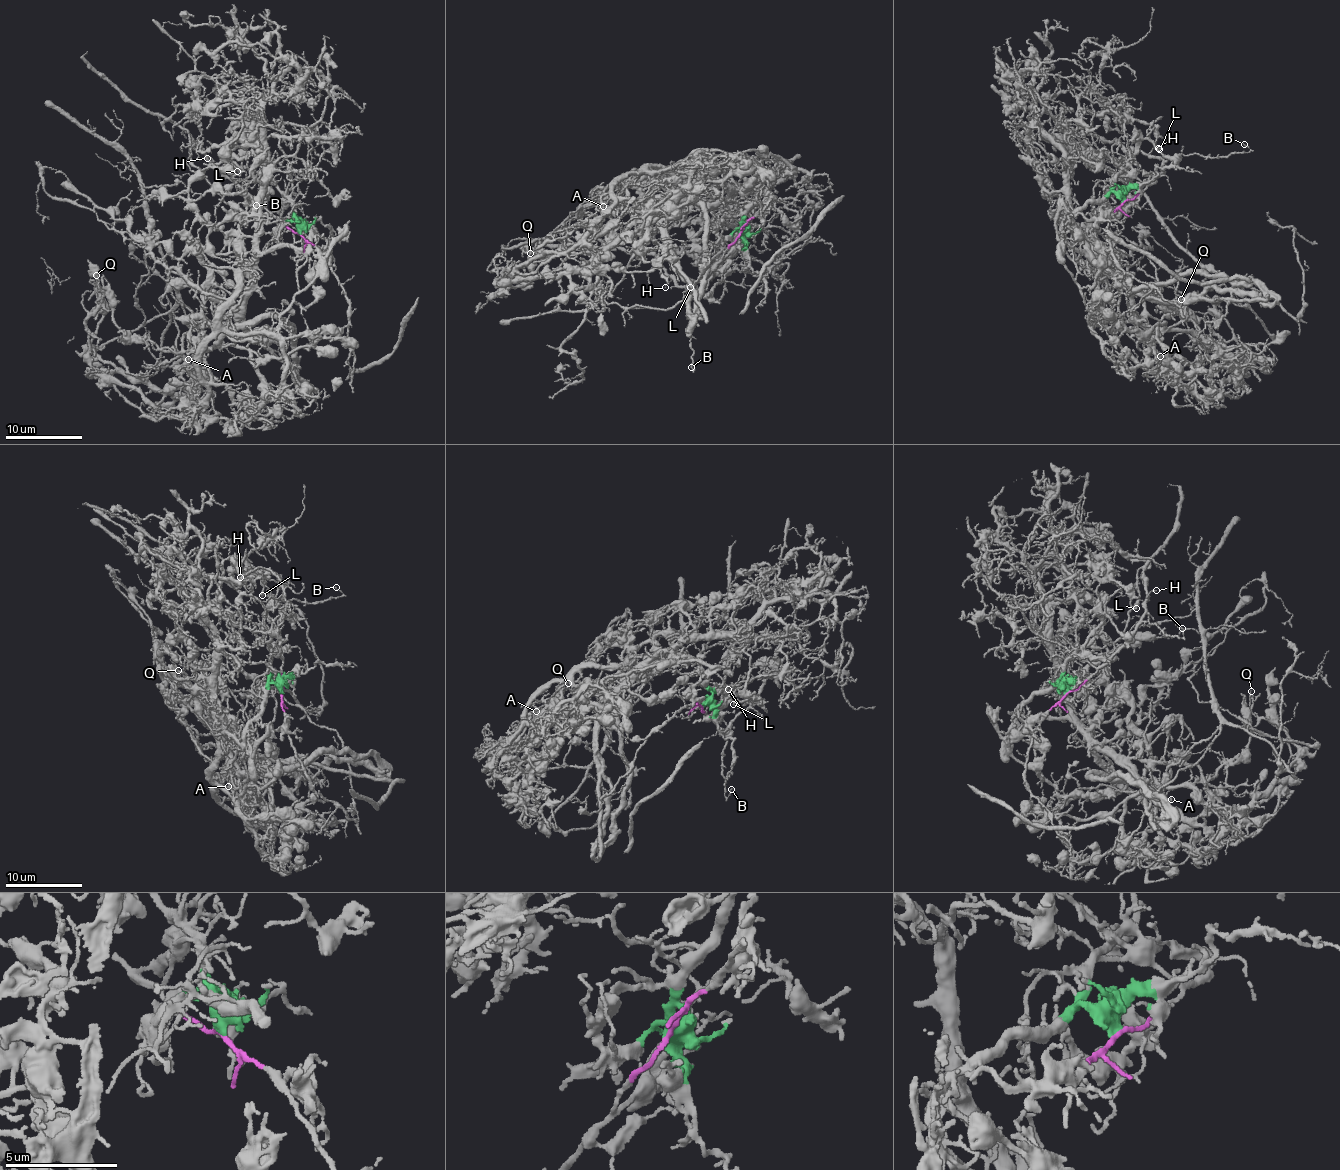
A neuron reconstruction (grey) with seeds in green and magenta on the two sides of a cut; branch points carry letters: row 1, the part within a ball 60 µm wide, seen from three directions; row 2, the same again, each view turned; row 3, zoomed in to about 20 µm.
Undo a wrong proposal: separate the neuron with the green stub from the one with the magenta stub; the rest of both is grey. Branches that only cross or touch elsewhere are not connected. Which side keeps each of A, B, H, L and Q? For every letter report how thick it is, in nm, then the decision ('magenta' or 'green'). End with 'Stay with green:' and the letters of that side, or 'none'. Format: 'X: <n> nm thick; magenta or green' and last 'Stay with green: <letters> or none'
A: 170 nm thick; green
B: 110 nm thick; magenta
H: 120 nm thick; magenta
L: 170 nm thick; green
Q: 130 nm thick; green
Stay with green: A, L, Q

